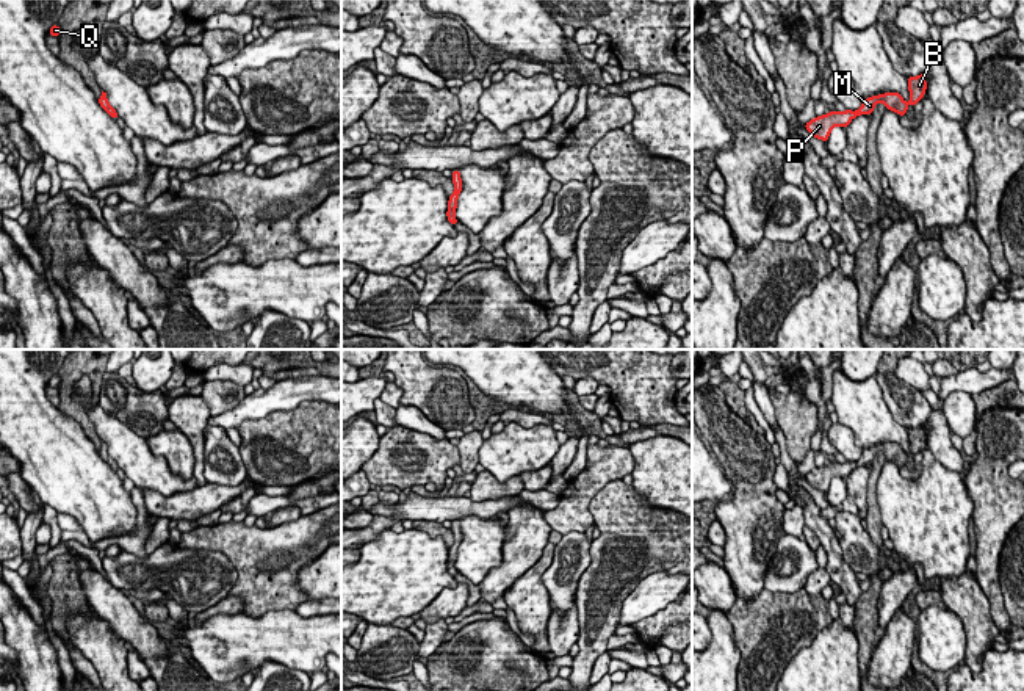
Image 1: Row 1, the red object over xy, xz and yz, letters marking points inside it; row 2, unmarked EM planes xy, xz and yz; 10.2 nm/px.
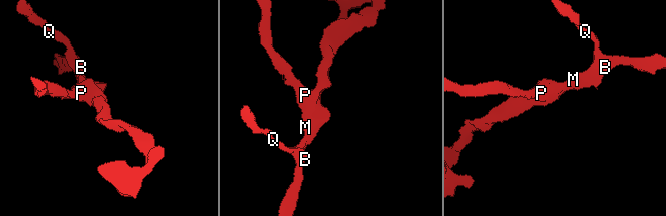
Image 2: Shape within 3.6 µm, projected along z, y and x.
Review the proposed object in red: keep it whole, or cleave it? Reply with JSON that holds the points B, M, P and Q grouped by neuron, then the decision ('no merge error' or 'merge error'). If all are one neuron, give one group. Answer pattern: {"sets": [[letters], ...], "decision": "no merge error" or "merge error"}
{"sets": [["B", "M", "P", "Q"]], "decision": "no merge error"}

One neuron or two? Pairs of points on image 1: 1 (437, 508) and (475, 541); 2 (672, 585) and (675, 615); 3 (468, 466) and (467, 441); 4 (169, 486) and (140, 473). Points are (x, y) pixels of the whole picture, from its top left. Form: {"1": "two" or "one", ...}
{"1": "two", "2": "two", "3": "one", "4": "one"}

